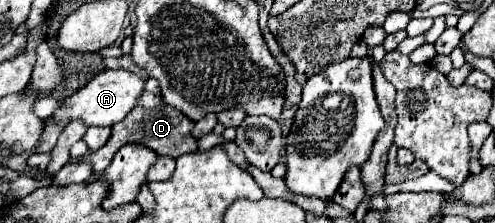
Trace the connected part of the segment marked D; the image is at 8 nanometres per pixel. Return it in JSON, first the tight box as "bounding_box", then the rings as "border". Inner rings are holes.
{"bounding_box":[84,78,198,172],"border":[[[148,78],[144,94],[140,96],[138,106],[134,108],[134,112],[130,112],[128,118],[124,118],[122,122],[112,126],[112,136],[100,150],[90,152],[84,158],[90,158],[90,162],[94,166],[94,172],[106,170],[110,166],[116,150],[122,148],[124,144],[144,144],[150,150],[154,150],[156,154],[178,158],[178,156],[182,156],[186,152],[196,152],[198,150],[198,142],[192,138],[192,134],[188,134],[192,128],[194,128],[194,122],[190,120],[190,128],[188,128],[188,118],[180,110],[174,110],[172,106],[166,106],[166,102],[162,102],[158,82],[154,78]]]}

